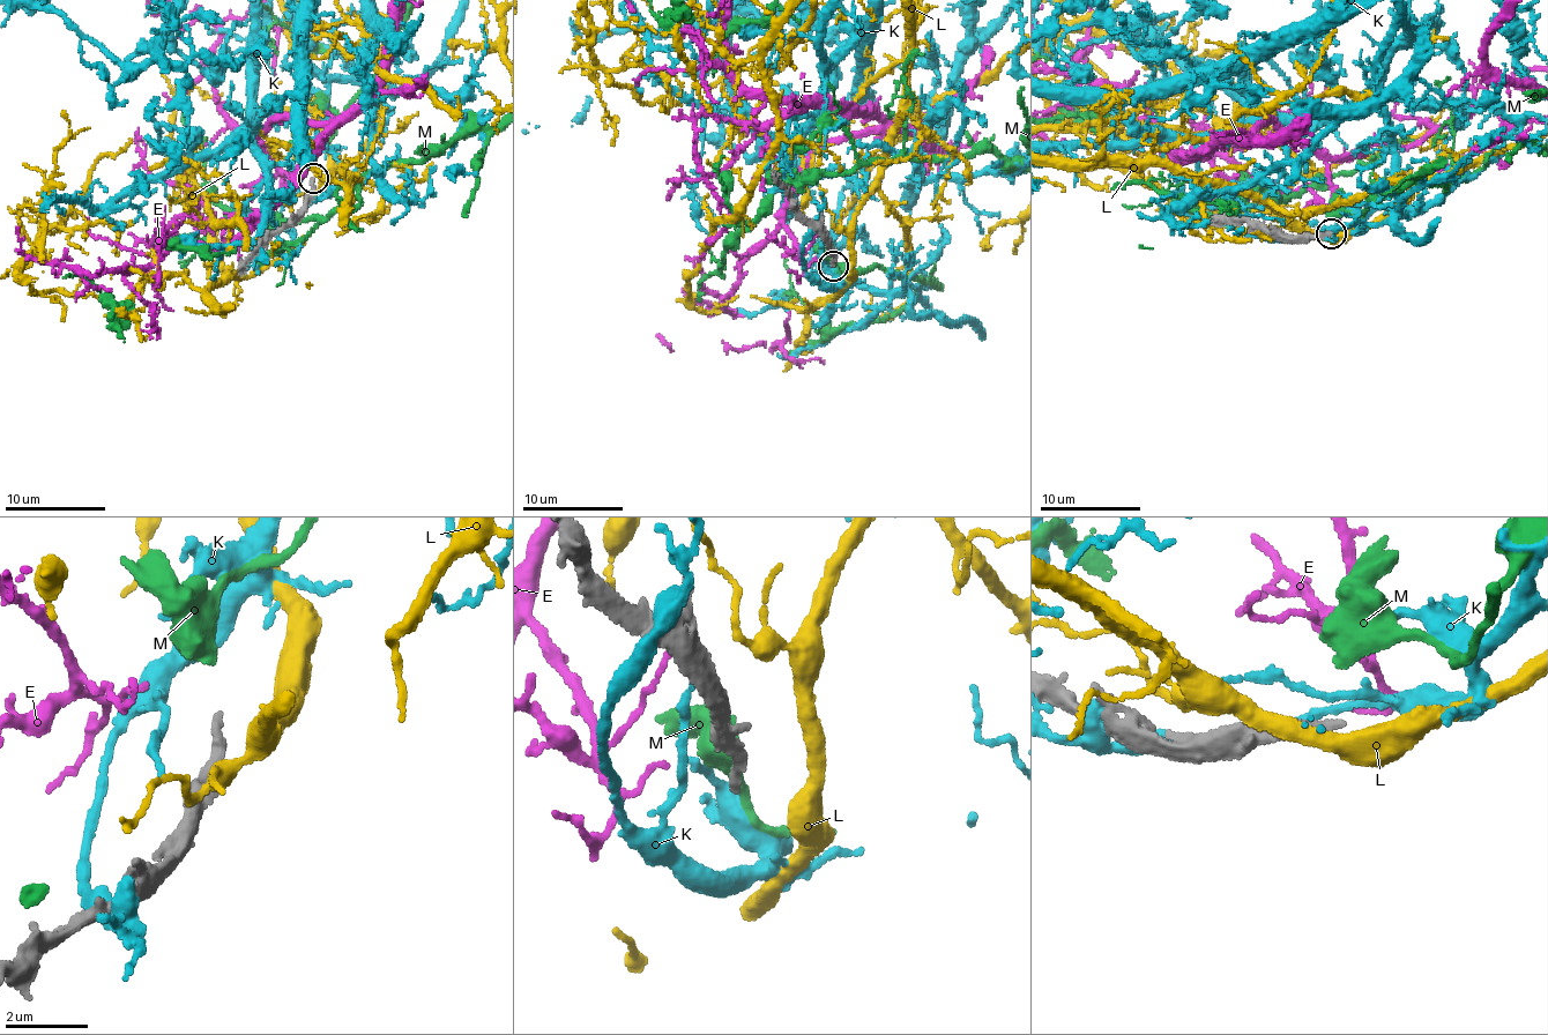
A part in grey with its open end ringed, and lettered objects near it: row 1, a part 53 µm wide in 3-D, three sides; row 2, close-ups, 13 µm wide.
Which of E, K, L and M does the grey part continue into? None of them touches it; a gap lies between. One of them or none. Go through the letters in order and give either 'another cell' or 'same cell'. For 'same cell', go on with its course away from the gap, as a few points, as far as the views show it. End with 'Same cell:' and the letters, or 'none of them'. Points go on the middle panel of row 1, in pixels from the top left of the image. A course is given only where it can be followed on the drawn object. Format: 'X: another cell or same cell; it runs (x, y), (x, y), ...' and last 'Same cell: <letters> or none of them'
E: another cell
K: another cell
L: another cell
M: another cell
Same cell: none of them

